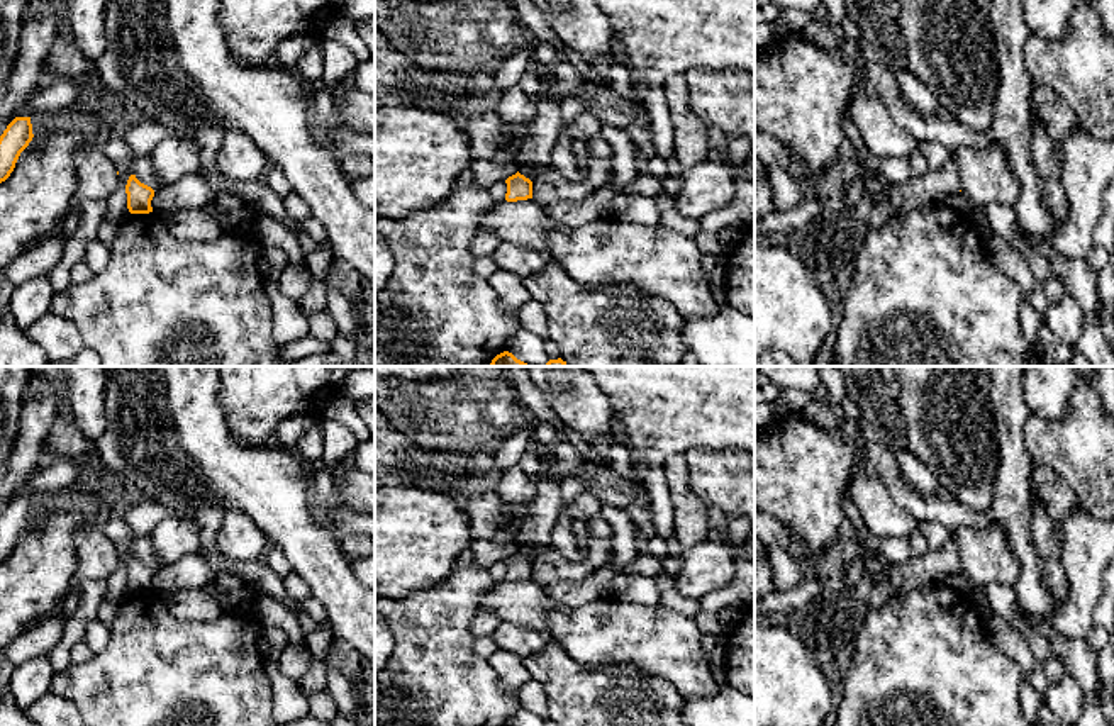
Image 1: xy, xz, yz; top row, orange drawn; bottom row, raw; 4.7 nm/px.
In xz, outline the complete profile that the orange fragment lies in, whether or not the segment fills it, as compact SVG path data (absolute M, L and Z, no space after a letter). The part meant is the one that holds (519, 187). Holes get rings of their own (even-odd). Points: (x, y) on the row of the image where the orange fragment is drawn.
M519 171L505 180L507 183L507 202L532 198L532 182Z

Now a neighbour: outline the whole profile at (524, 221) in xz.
M534 198L517 202L495 202L478 222L478 231L487 229L505 243L526 244L554 261L549 251L549 236L561 229L548 224L548 205Z

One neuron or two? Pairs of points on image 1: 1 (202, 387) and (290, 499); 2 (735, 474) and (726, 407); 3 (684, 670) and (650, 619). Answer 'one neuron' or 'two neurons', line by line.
1: one neuron
2: two neurons
3: one neuron

